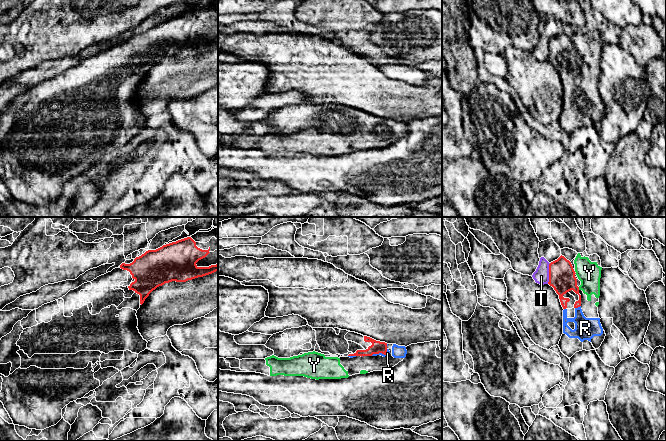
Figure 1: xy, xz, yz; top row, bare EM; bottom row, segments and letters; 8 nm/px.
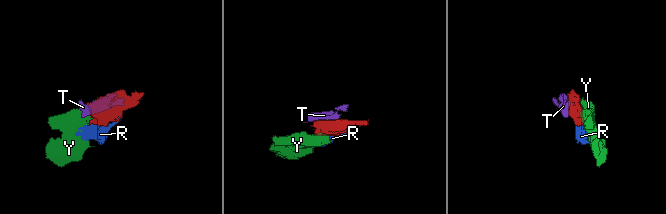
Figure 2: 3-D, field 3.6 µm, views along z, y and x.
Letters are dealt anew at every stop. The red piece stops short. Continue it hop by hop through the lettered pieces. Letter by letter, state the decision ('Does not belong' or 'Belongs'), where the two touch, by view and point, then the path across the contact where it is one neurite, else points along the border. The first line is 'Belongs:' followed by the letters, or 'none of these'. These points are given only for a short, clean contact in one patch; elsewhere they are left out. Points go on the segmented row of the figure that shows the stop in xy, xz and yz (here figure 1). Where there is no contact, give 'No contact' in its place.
Belongs: R, Y
R: Belongs. Touches red at yz (577, 307)
T: Does not belong. Touches red at yz (549, 273)
Y: Belongs. Touches red at yz (578, 288)

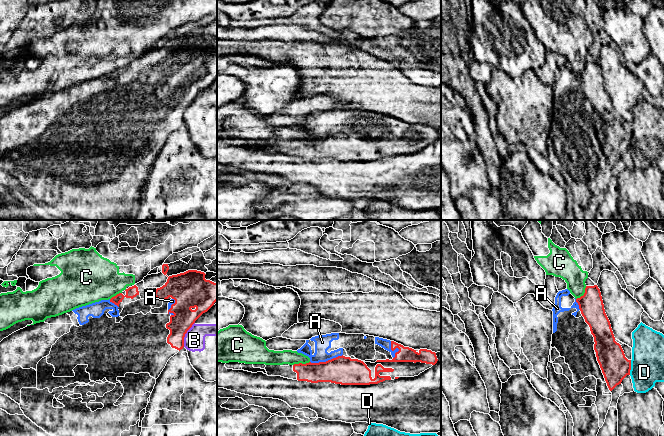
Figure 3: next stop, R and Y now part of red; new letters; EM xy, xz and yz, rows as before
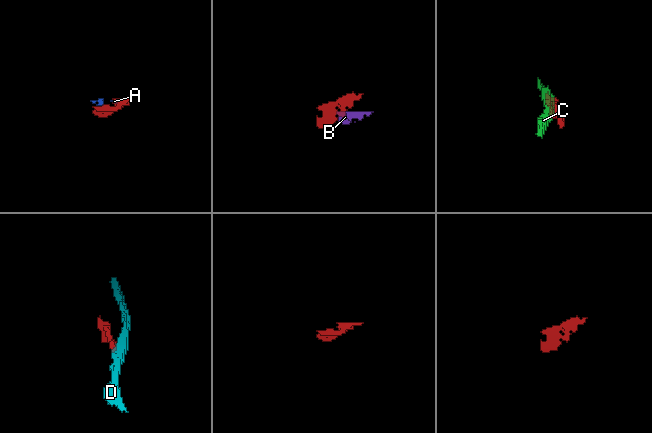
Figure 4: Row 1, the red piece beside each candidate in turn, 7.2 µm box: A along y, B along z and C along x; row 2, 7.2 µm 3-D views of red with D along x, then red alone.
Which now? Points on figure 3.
Belongs: A
A: Belongs. Touches red at xz (326, 361)
B: Does not belong. Touches red at xy (185, 333). Boundary: xy (194, 322), (185, 334), (183, 346)
C: Does not belong. Touches red at xz (301, 363). Boundary: xz (309, 361), (293, 365)
D: Does not belong. Touches red at yz (630, 367)

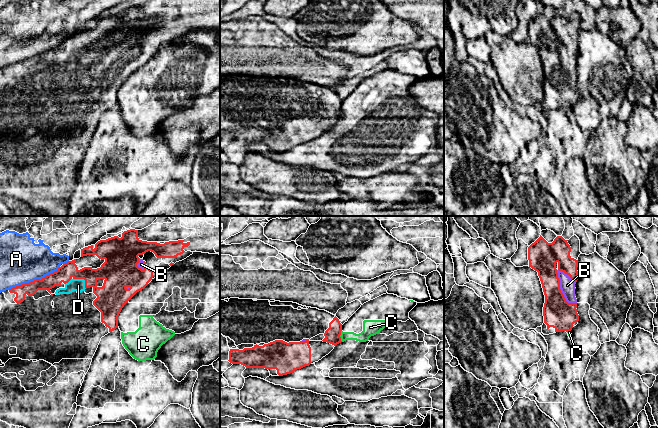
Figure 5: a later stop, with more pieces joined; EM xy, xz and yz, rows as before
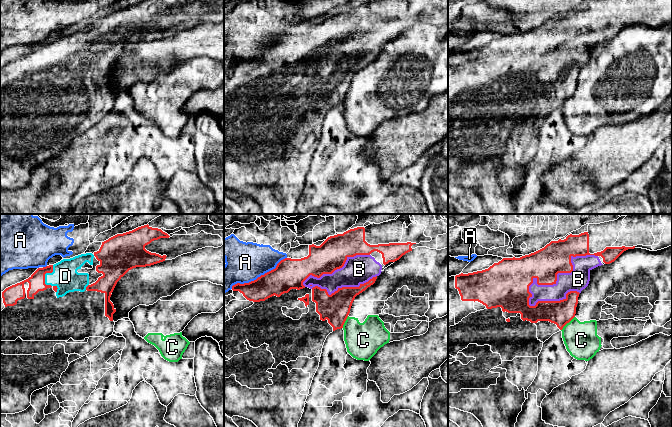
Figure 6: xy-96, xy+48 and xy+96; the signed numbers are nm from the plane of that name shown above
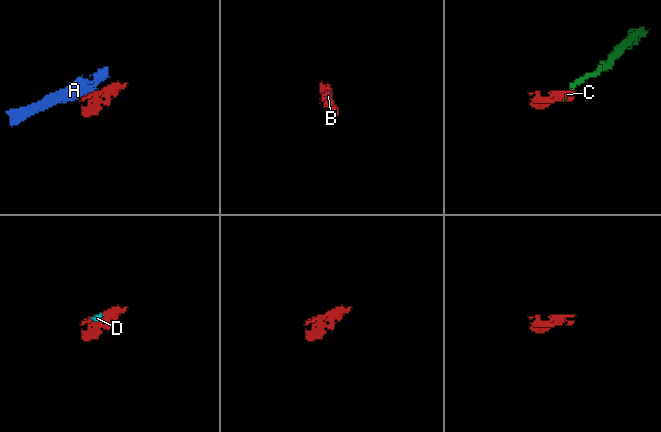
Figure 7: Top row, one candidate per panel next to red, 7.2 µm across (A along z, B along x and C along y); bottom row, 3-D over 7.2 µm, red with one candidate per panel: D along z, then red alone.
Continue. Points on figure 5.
Belongs: B, D
A: Does not belong. Touches red at xy (34, 280). Boundary: xy (59, 266), (56, 270), (40, 279), (34, 279), (8, 289)
B: Belongs. Touches red at yz (560, 290)
C: Does not belong. Touches red at xz (339, 336). Boundary: xz (341, 330), (340, 337), (342, 341)
D: Belongs. Touches red at xy (83, 278)

